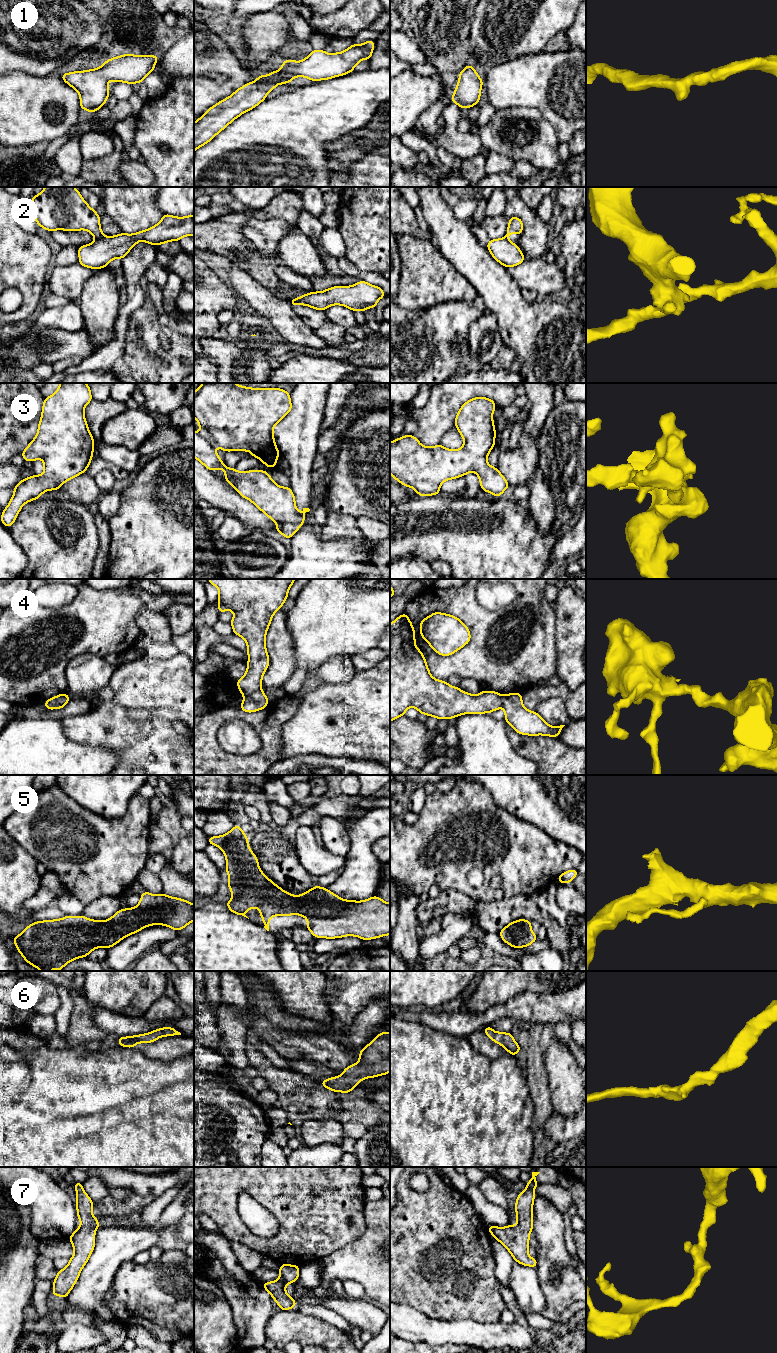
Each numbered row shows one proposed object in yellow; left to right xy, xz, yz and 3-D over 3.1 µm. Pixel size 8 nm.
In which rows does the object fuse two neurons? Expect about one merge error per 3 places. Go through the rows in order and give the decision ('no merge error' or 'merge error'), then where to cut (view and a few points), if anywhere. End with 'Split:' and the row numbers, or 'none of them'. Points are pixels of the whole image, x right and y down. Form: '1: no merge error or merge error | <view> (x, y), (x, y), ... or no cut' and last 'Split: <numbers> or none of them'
1: no merge error | no cut
2: merge error | xy (105, 236), (95, 239)
3: no merge error | no cut
4: merge error | xz (260, 689), (244, 697)
5: no merge error | no cut
6: no merge error | no cut
7: no merge error | no cut
Split: 2, 4

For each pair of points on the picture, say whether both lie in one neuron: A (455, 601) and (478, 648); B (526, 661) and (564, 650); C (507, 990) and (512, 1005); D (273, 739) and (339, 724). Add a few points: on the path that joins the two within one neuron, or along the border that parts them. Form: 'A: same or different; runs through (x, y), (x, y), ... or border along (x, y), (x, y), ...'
A: same; runs through (467, 613), (478, 624), (478, 636)
B: different; border along (556, 628), (557, 674)
C: different; border along (532, 991), (524, 991), (488, 1008)
D: different; border along (293, 716), (284, 724), (282, 729), (280, 758)

